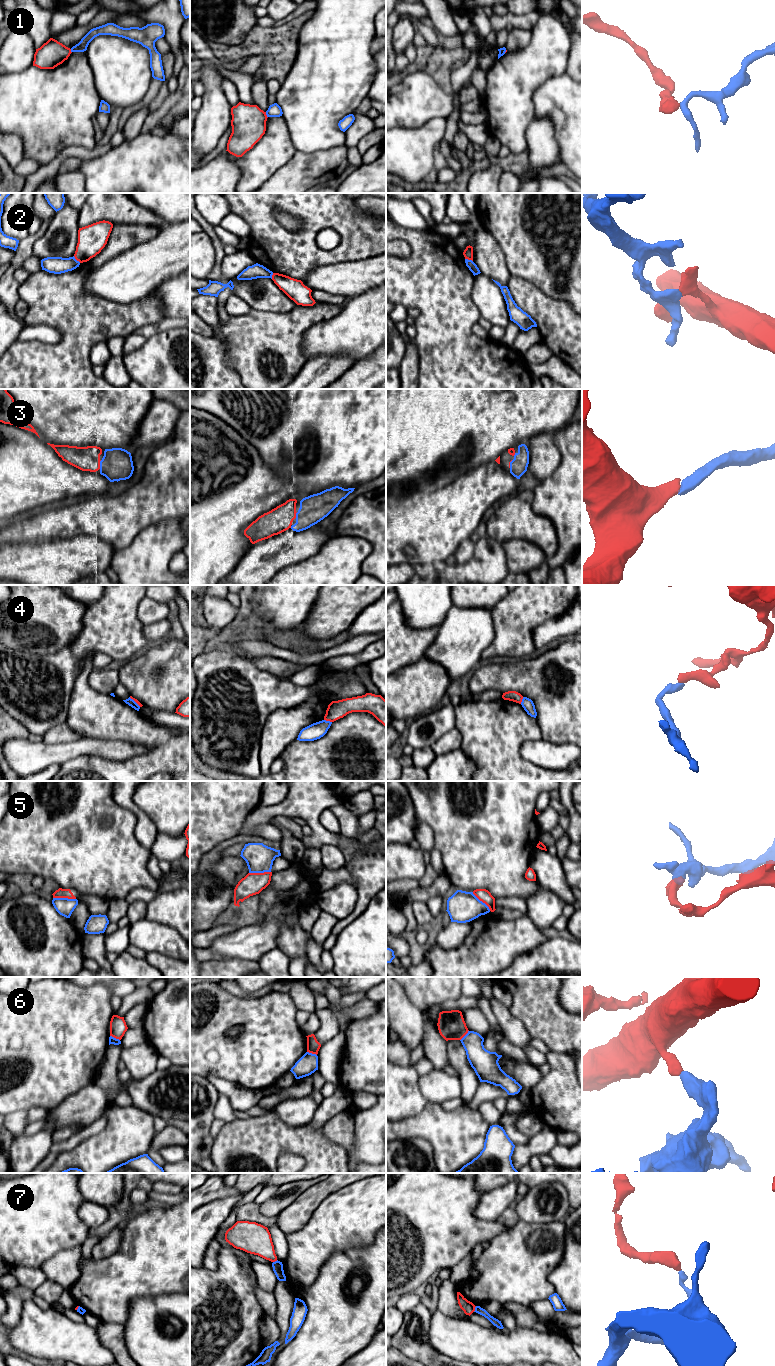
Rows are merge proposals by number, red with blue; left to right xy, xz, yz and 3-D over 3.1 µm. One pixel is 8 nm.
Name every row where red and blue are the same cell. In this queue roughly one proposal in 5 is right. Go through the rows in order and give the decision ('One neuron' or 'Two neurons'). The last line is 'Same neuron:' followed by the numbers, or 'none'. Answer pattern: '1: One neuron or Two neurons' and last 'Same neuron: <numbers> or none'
1: Two neurons
2: Two neurons
3: One neuron
4: Two neurons
5: Two neurons
6: Two neurons
7: Two neurons
Same neuron: 3

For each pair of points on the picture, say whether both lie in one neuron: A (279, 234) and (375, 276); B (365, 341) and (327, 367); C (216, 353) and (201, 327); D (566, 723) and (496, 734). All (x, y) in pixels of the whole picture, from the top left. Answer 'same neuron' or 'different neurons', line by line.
A: different neurons
B: different neurons
C: different neurons
D: different neurons

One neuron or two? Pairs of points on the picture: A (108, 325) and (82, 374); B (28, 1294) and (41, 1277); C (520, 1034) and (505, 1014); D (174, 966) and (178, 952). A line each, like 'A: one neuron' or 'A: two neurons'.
A: one neuron
B: two neurons
C: one neuron
D: two neurons

